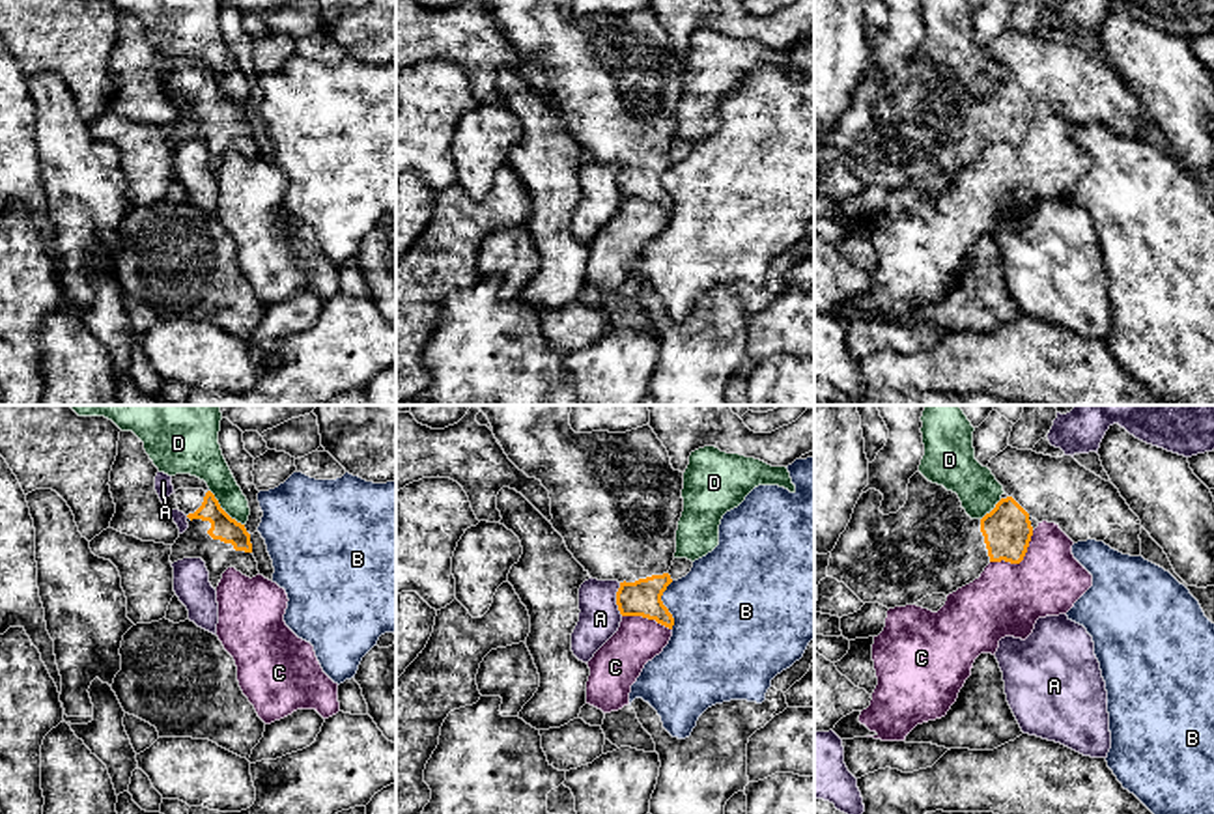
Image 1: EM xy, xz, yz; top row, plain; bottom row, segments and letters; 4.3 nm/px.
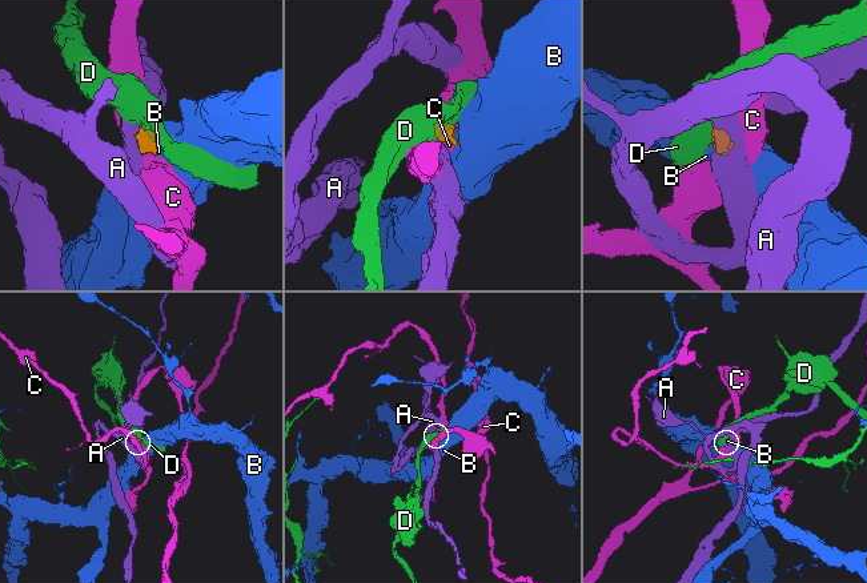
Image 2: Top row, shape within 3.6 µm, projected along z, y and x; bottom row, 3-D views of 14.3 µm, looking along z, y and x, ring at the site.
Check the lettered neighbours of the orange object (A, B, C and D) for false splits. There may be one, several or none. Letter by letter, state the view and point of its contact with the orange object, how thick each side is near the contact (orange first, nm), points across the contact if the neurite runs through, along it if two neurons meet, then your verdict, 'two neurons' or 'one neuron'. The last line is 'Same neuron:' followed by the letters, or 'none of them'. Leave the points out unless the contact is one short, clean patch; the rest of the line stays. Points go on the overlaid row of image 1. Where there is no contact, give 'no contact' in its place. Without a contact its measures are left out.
A: meets orange in xz at (617, 600); 160 nm thick on the orange side, 180 nm on the other; border along xz (619, 583), (617, 609), (622, 615); two neurons
B: meets orange in xz at (663, 605); 160 nm thick on the orange side, 420 nm on the other; border along xz (673, 581), (662, 596), (662, 603), (673, 618), (671, 628); two neurons
C: meets orange in yz at (1020, 561); 220 nm thick on the orange side, 320 nm on the other; border along yz (1033, 531), (1028, 551), (1018, 562), (990, 562); two neurons
D: meets orange in xy at (223, 510); 110 nm thick on the orange side, 170 nm on the other; border along xy (210, 490), (217, 503), (243, 525); two neurons
Same neuron: none of them

